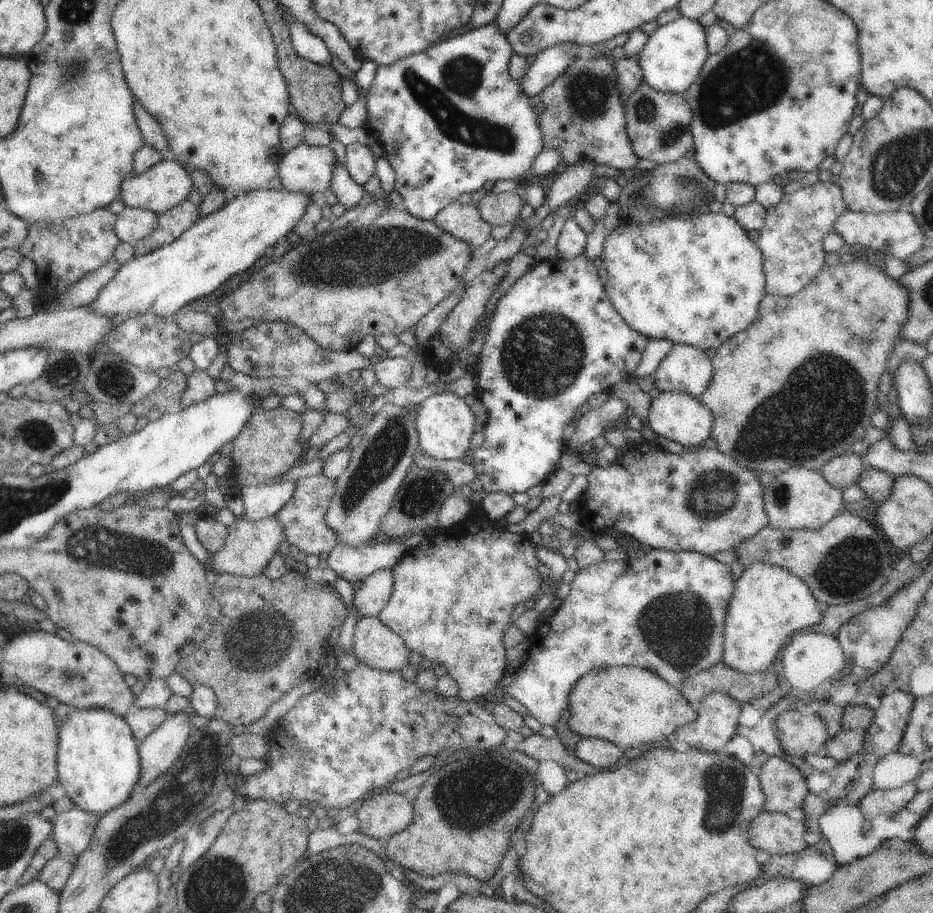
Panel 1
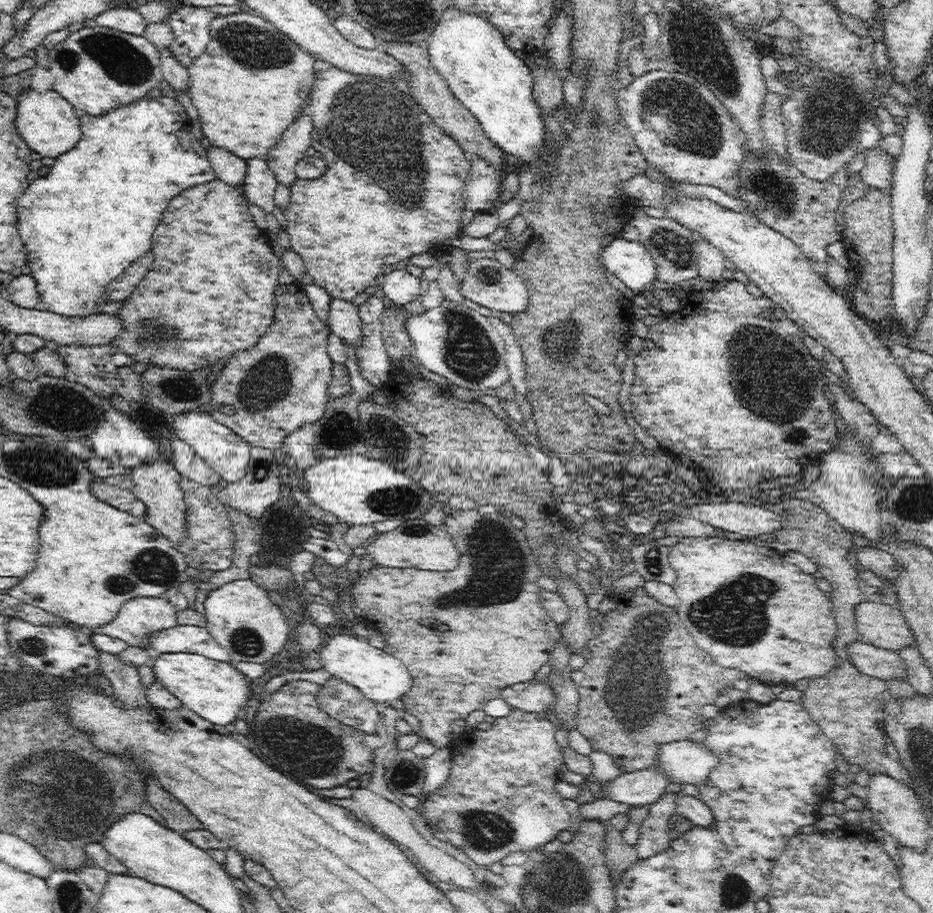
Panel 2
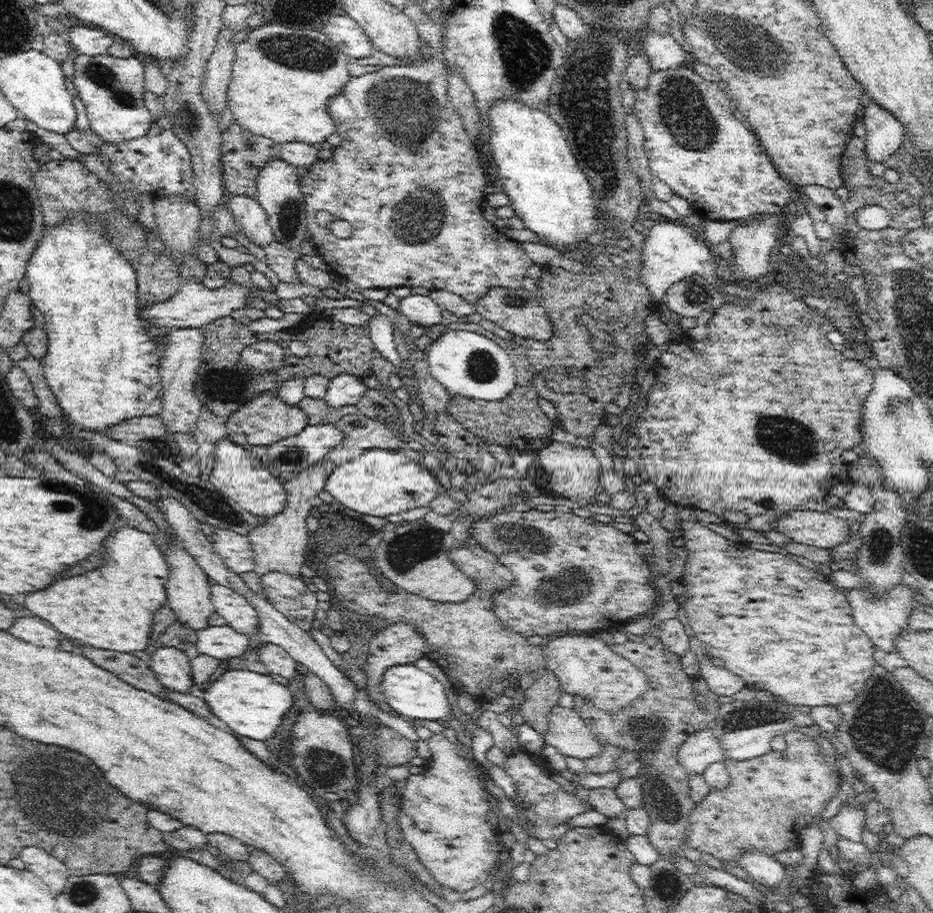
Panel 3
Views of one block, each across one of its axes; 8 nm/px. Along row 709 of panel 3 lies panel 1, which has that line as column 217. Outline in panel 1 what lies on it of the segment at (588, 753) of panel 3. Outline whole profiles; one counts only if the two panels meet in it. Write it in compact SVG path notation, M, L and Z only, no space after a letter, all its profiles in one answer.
M277 515L270 518L258 520L258 522L248 522L248 520L235 520L227 529L228 535L222 550L218 550L216 554L210 554L210 565L202 564L202 568L206 572L214 572L219 574L231 574L243 577L253 577L262 573L264 566L268 564L268 560L277 552L284 550L285 532L284 526L280 524Z

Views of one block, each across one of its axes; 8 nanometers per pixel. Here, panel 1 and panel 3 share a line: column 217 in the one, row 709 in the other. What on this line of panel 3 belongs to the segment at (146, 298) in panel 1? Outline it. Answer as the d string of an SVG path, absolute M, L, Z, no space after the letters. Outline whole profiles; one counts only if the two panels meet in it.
M228 670L202 693L212 713L226 722L236 734L254 740L268 740L276 734L282 724L282 716L294 704L292 692L287 686L278 684L270 674L250 670Z

